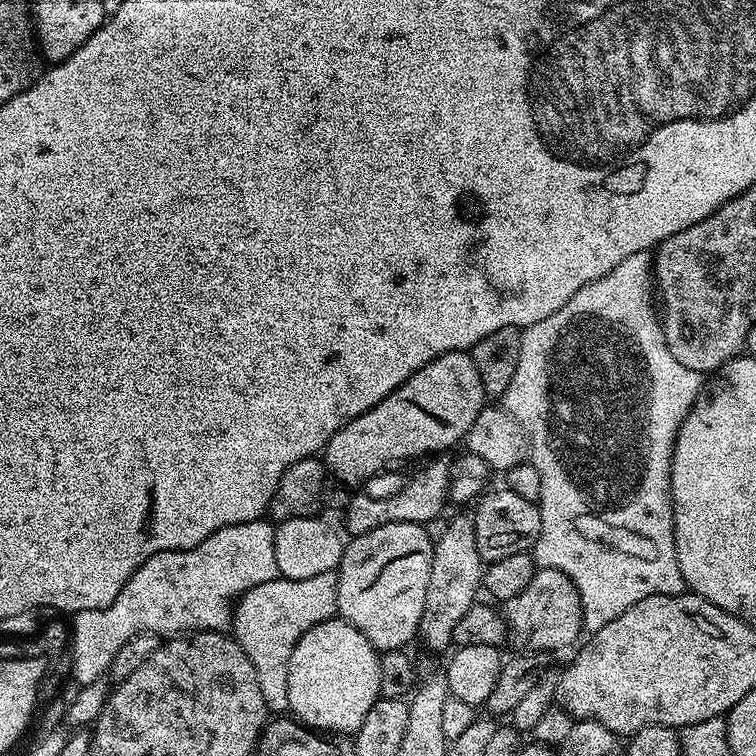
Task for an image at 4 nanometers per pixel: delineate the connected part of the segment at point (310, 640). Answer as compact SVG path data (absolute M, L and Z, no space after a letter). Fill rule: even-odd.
M333 618L306 630L290 654L288 707L291 715L310 728L329 734L355 734L366 722L370 706L381 699L376 647L354 627Z

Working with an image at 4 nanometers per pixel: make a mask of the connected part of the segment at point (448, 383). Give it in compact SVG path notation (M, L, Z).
M447 352L422 366L422 370L418 370L410 378L406 378L406 382L402 382L398 390L382 398L382 402L366 410L366 414L339 428L323 448L322 459L327 471L335 479L349 486L357 486L356 484L370 479L375 472L382 471L387 464L392 464L395 460L412 460L415 456L444 454L447 448L454 447L459 440L461 443L467 437L470 426L474 426L474 418L478 418L485 406L482 378L478 378L478 366L474 366L471 355L468 352Z

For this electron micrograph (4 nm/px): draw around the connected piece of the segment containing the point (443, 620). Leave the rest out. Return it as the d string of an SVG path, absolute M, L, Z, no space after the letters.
M456 516L440 532L440 537L435 537L432 545L432 565L430 566L430 586L426 586L426 606L424 607L424 617L420 623L419 635L424 636L424 644L434 651L440 652L444 647L452 644L452 631L454 626L458 626L458 618L470 610L470 606L477 603L479 593L484 579L485 561L480 559L478 554L478 538L474 534L474 522L472 516Z

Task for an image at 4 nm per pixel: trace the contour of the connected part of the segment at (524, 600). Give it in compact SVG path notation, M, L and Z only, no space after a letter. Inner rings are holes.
M542 568L537 570L530 586L522 594L503 601L502 615L511 639L516 639L517 649L527 650L532 654L549 654L555 648L568 648L576 639L581 639L584 632L582 602L574 582L562 570Z

